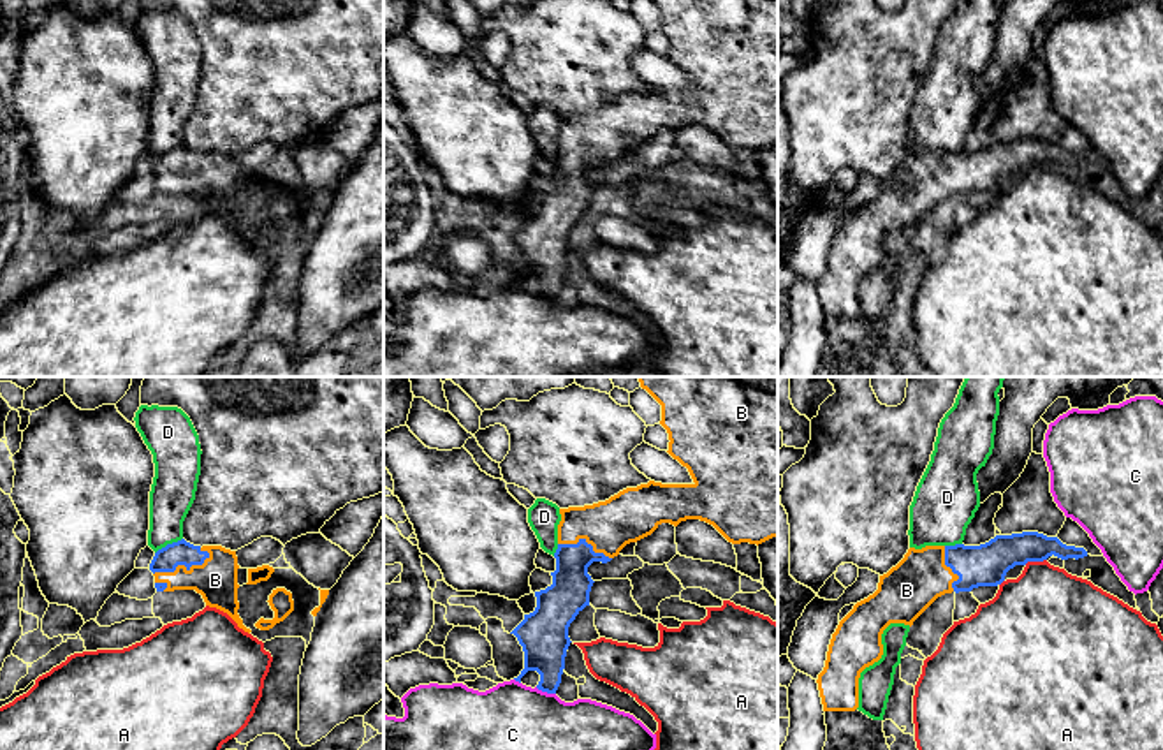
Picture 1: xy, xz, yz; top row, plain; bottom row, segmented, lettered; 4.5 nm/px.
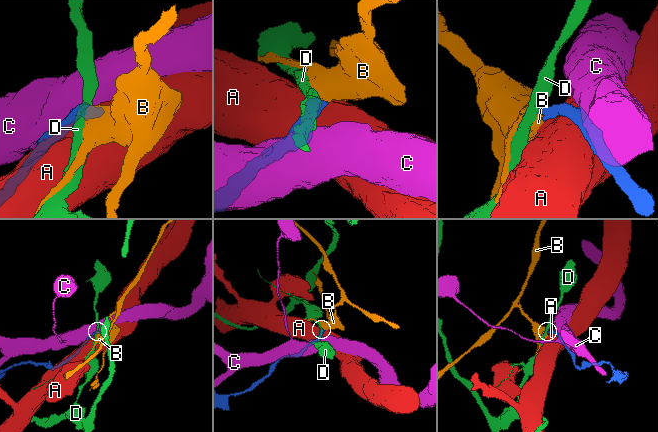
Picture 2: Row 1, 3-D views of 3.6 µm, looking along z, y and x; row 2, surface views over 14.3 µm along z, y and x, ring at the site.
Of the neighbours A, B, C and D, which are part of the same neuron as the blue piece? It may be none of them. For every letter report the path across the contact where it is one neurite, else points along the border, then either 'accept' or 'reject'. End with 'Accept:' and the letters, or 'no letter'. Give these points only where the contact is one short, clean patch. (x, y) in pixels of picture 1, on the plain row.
A: reject
B: runs through xy (168, 164), (173, 169), (182, 169), (204, 175), (215, 185); accept
C: reject
D: border along xy (182, 143), (168, 148), (155, 159); reject
Accept: B

